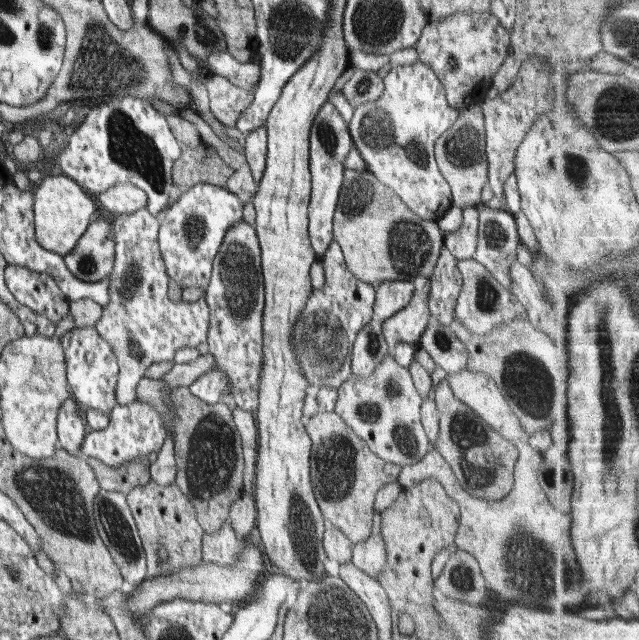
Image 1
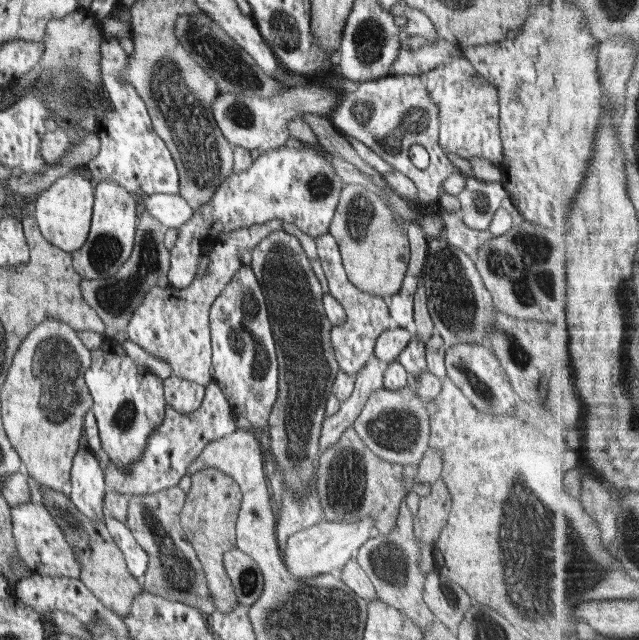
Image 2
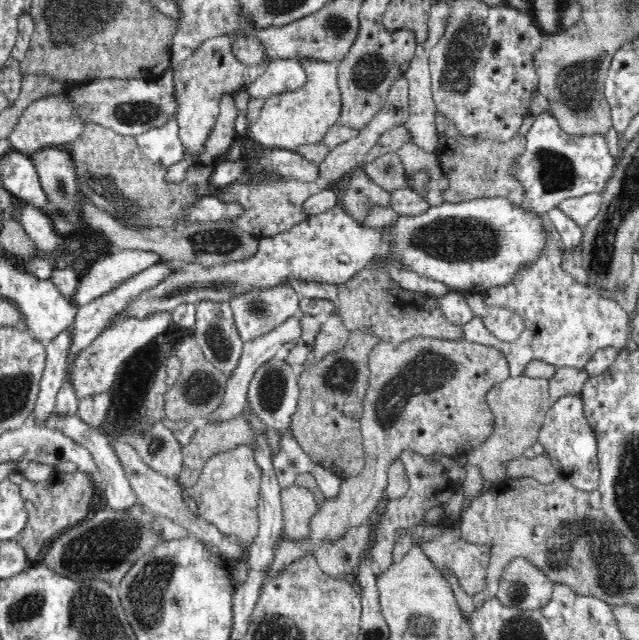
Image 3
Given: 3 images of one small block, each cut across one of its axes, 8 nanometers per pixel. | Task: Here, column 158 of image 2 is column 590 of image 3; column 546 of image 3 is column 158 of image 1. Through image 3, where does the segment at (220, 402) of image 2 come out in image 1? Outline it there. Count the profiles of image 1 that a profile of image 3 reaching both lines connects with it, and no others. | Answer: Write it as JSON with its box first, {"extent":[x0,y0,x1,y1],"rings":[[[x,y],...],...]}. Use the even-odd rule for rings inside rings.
{"extent":[81,401,167,469],"rings":[[[138,401],[128,405],[116,405],[108,426],[104,430],[93,430],[85,436],[81,456],[96,458],[104,465],[118,469],[128,461],[138,457],[148,457],[152,452],[159,453],[167,437],[163,418],[153,406]]]}

